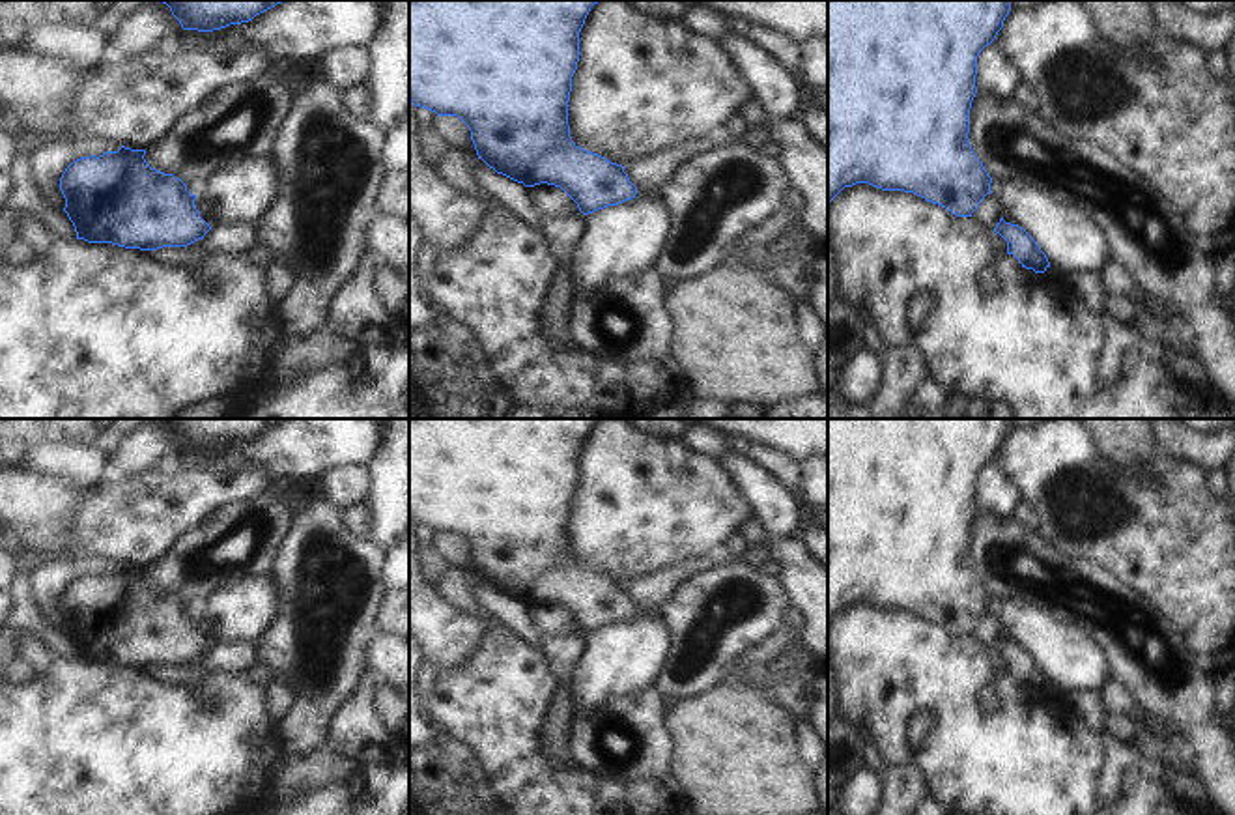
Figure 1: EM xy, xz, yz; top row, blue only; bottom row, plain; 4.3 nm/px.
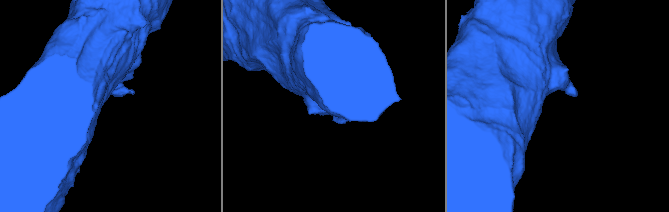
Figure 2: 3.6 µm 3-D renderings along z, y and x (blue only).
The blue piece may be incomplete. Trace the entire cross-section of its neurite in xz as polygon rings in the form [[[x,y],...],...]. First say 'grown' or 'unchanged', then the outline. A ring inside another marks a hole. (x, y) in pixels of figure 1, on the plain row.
unchanged | [[[409,419],[409,520],[415,525],[428,527],[437,535],[458,535],[471,550],[478,578],[497,593],[503,593],[525,606],[540,602],[561,606],[579,626],[583,634],[594,632],[607,624],[618,624],[635,617],[637,606],[630,600],[622,583],[579,566],[570,555],[568,520],[572,495],[579,480],[579,450],[594,422],[600,419]]]

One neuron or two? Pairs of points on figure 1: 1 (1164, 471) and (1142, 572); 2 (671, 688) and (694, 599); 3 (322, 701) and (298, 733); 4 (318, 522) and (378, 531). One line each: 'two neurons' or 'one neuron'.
1: one neuron
2: one neuron
3: one neuron
4: two neurons

